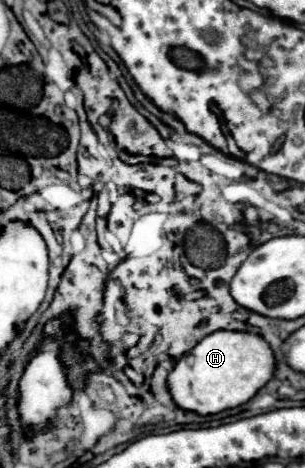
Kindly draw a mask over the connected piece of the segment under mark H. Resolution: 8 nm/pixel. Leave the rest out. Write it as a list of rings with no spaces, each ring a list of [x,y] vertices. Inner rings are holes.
[[[215,331],[177,361],[169,375],[169,391],[181,409],[213,415],[247,403],[273,375],[275,355],[261,335],[247,331]]]

